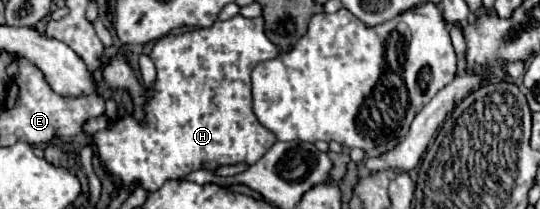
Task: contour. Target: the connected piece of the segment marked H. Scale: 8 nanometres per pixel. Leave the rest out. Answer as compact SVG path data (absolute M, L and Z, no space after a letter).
M233 16L231 20L225 20L225 22L215 22L211 28L201 28L201 30L193 30L193 32L185 32L185 34L179 34L179 36L165 36L161 38L155 46L153 46L153 52L151 52L151 60L155 62L155 68L157 68L157 80L155 80L155 88L149 92L149 102L147 102L147 122L141 126L137 120L133 120L131 116L127 118L121 118L117 120L113 126L101 130L101 132L95 132L93 134L93 142L97 146L97 152L99 152L99 158L103 160L103 164L109 168L111 174L119 176L123 180L123 184L133 190L139 182L139 186L143 186L145 190L149 192L155 192L159 190L167 180L173 180L173 178L179 178L179 176L185 176L189 174L191 170L199 170L199 168L207 168L207 170L215 170L223 164L239 164L239 162L245 162L245 164L255 164L275 142L275 134L271 130L267 130L259 120L257 116L253 114L253 108L251 108L251 72L253 68L259 64L259 62L265 62L265 60L271 60L279 54L279 48L265 36L265 30L263 30L263 18L243 18L243 16Z

